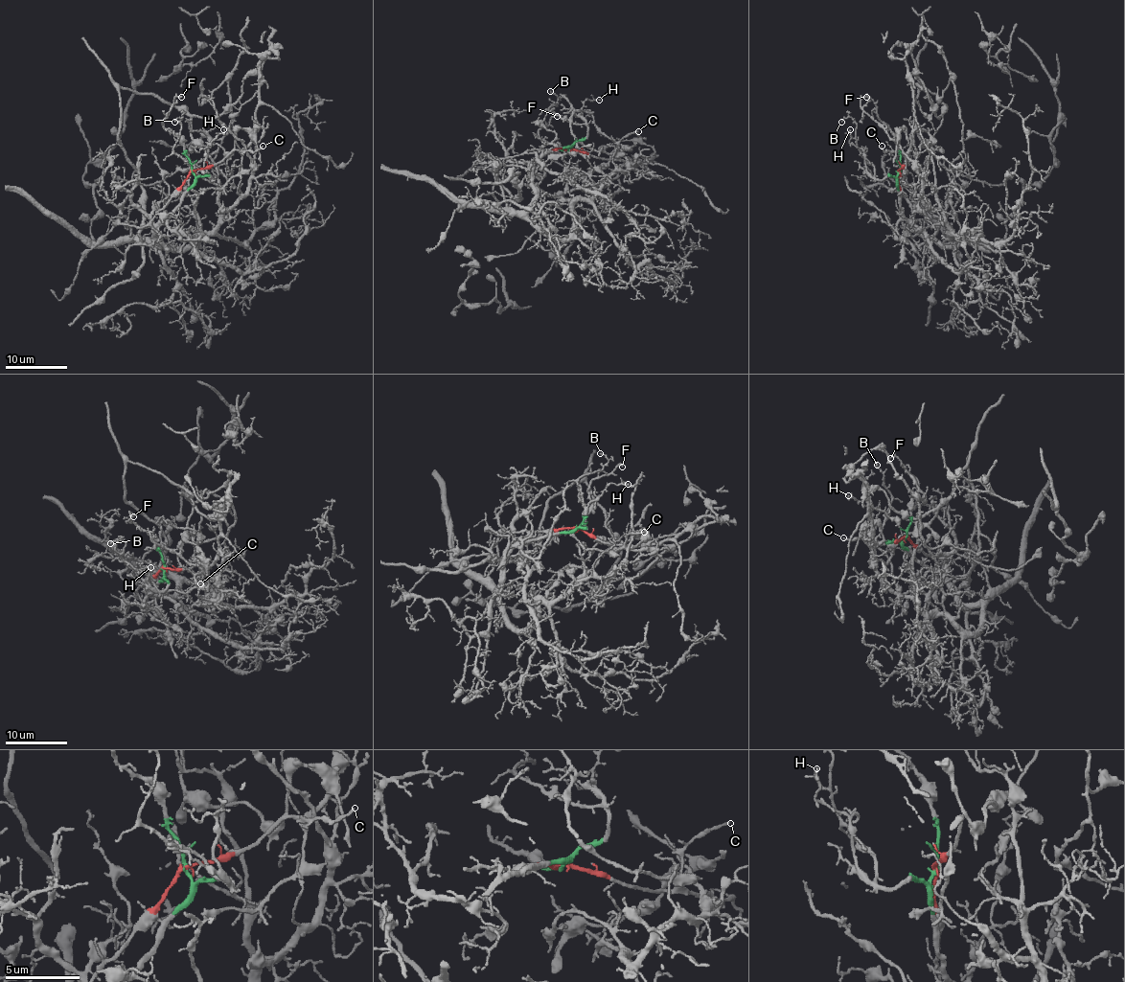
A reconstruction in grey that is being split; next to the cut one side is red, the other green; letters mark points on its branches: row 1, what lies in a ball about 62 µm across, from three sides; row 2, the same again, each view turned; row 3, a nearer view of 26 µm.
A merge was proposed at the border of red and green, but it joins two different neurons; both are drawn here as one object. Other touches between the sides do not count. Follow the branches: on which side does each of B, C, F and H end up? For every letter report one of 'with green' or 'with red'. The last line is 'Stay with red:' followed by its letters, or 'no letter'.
B: with green
C: with red
F: with green
H: with green
Stay with red: C

